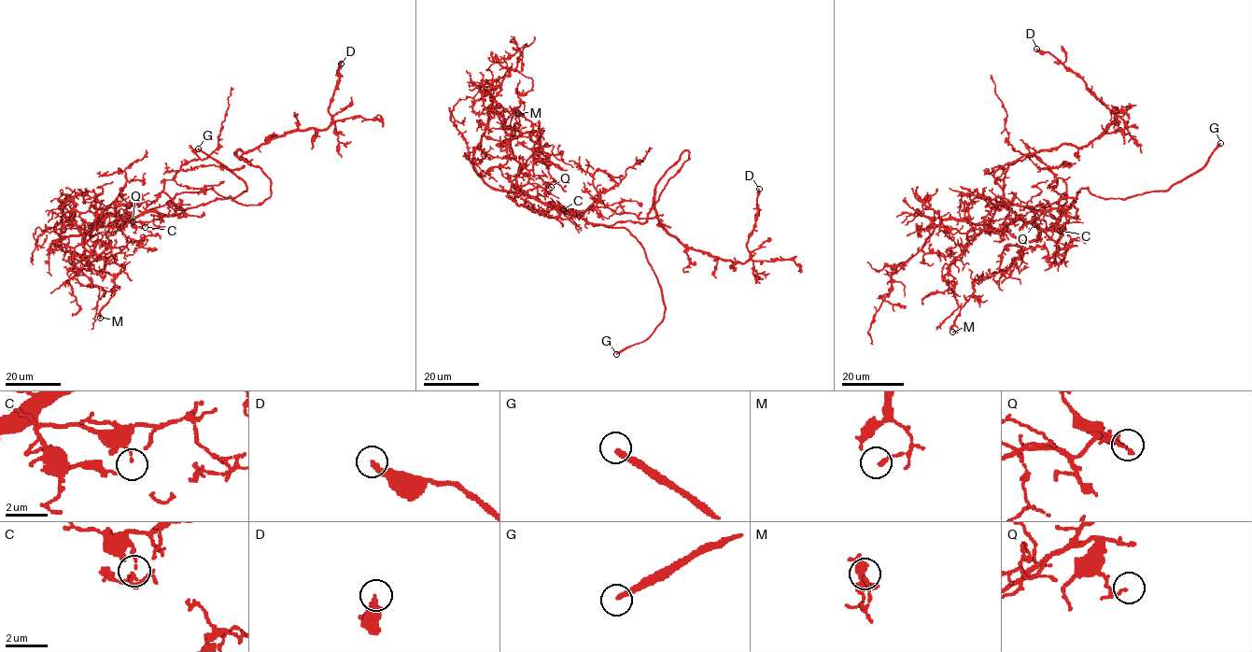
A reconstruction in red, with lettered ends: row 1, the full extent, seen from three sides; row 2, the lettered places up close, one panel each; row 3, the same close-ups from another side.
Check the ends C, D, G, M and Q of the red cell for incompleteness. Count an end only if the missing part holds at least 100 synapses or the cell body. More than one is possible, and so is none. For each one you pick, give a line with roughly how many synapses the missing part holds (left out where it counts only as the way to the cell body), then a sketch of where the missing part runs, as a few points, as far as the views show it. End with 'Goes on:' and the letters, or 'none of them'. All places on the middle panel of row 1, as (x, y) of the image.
G: missing branch runs (616, 354), (577, 360), (582, 346)
Goes on: G

